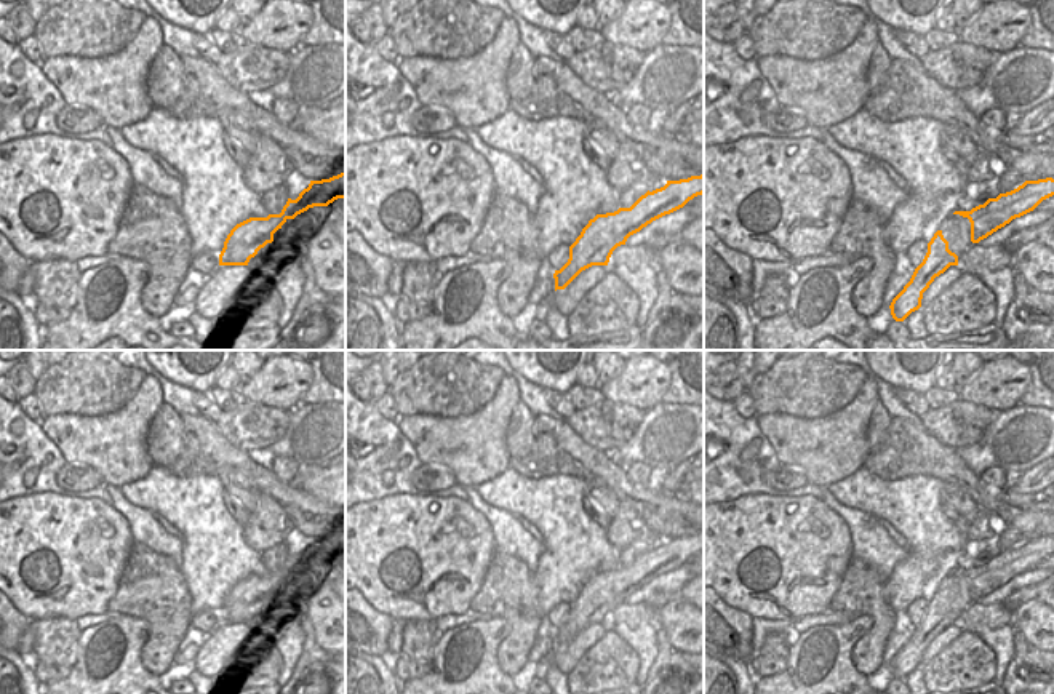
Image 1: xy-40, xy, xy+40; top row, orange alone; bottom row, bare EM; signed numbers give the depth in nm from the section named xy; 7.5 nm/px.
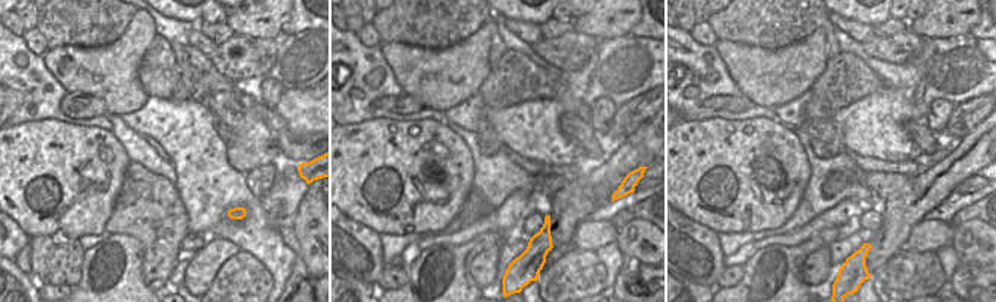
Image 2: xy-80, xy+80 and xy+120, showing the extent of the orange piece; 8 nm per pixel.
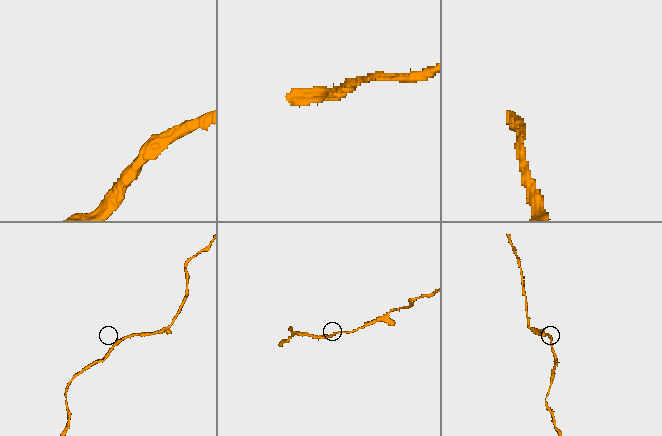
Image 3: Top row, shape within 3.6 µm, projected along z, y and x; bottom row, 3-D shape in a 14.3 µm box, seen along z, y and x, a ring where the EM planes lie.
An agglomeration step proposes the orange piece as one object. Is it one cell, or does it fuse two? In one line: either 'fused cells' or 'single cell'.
single cell

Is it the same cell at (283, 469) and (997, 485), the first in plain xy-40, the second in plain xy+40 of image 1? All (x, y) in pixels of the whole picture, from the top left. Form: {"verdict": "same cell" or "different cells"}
{"verdict": "same cell"}

